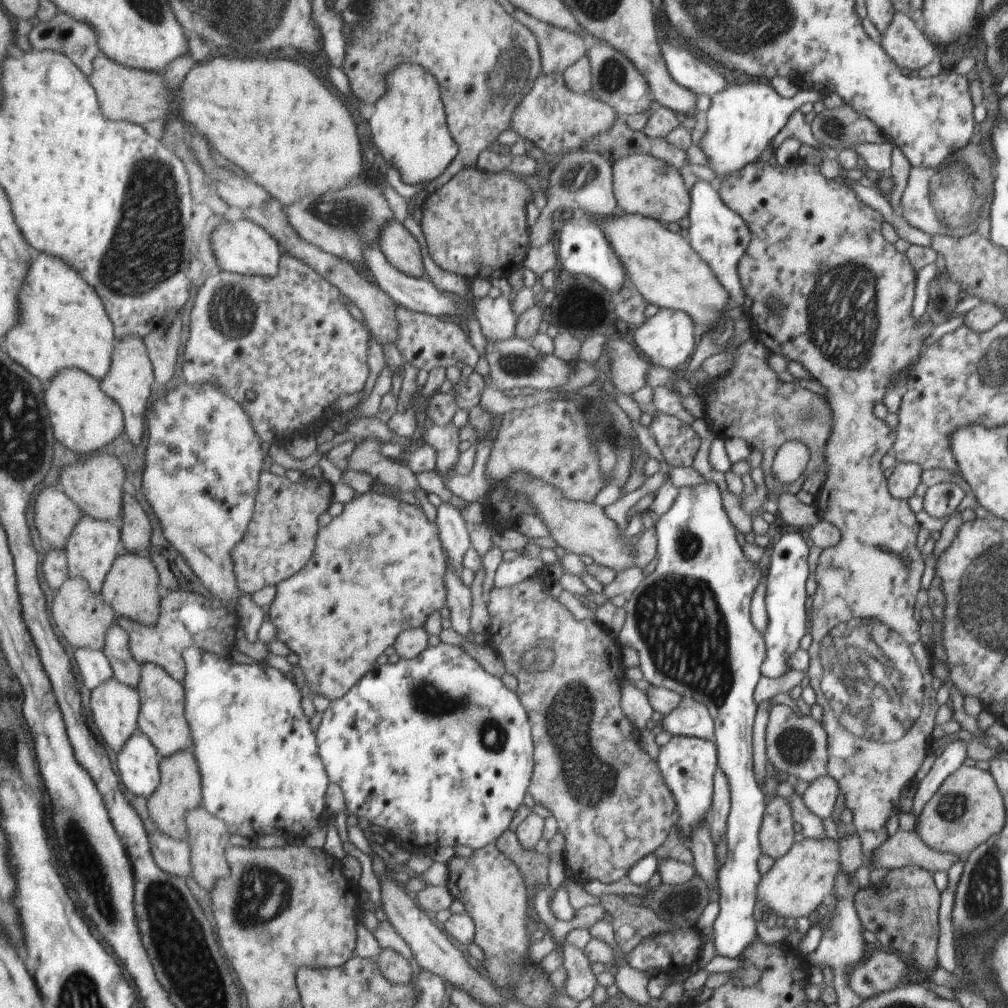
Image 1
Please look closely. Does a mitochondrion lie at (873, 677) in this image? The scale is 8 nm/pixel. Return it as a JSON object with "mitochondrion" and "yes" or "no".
{"mitochondrion":"yes"}

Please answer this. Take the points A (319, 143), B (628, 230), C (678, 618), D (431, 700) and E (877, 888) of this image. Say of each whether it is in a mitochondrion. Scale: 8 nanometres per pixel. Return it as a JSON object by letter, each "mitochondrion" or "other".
{"A":"other","B":"other","C":"mitochondrion","D":"mitochondrion","E":"other"}

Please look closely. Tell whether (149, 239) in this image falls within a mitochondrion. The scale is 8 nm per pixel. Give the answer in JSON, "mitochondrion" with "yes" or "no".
{"mitochondrion":"yes"}

